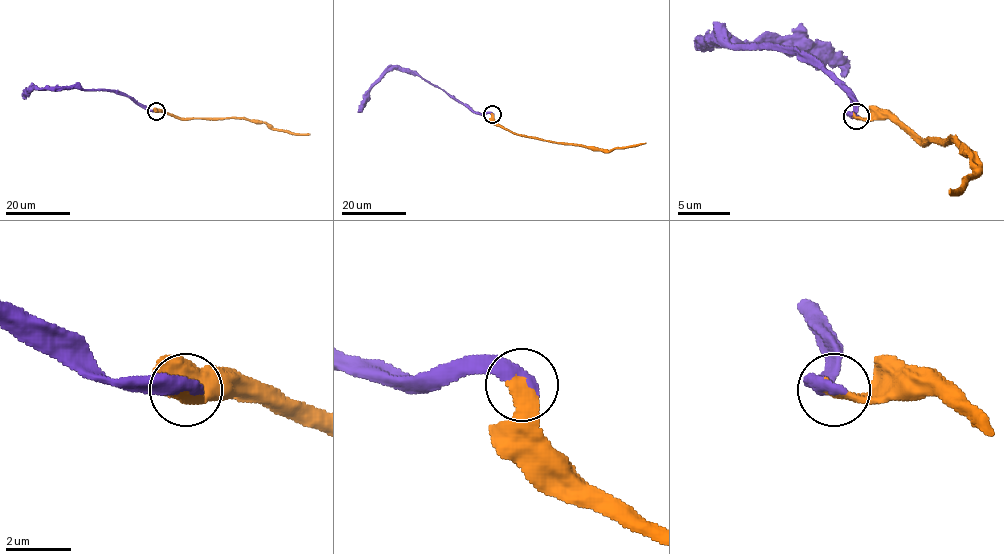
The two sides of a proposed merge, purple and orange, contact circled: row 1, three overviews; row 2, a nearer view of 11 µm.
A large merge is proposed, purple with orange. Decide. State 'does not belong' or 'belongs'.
belongs

